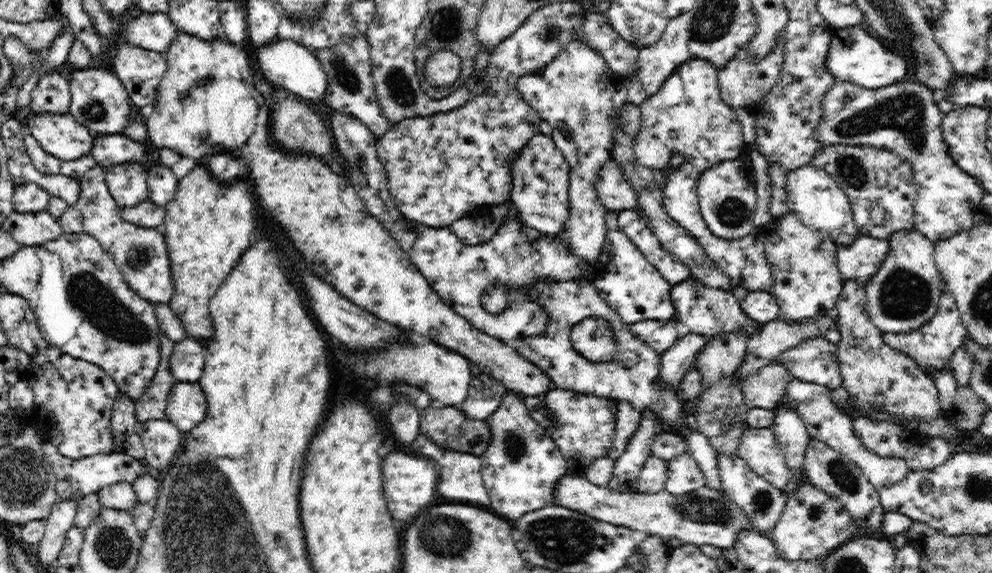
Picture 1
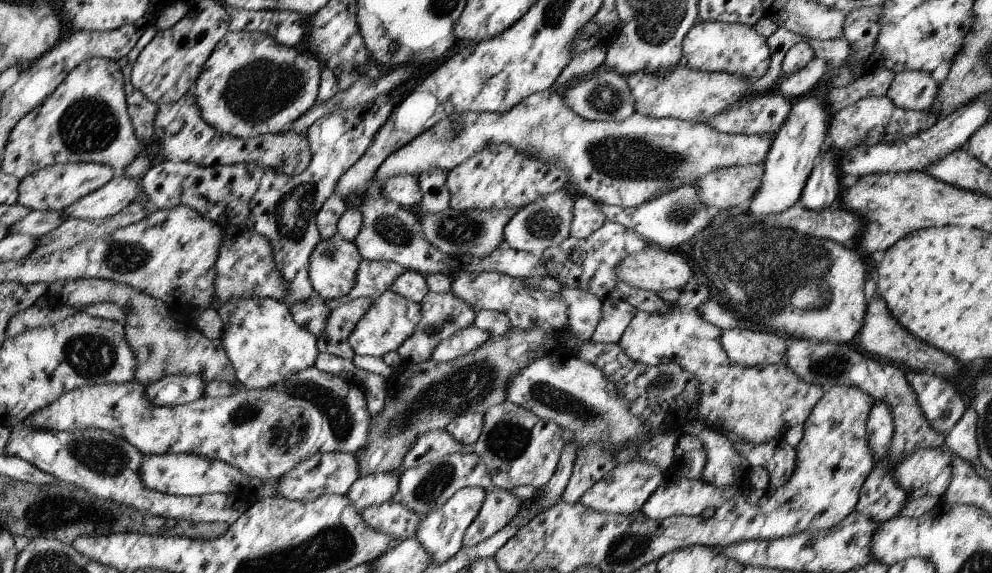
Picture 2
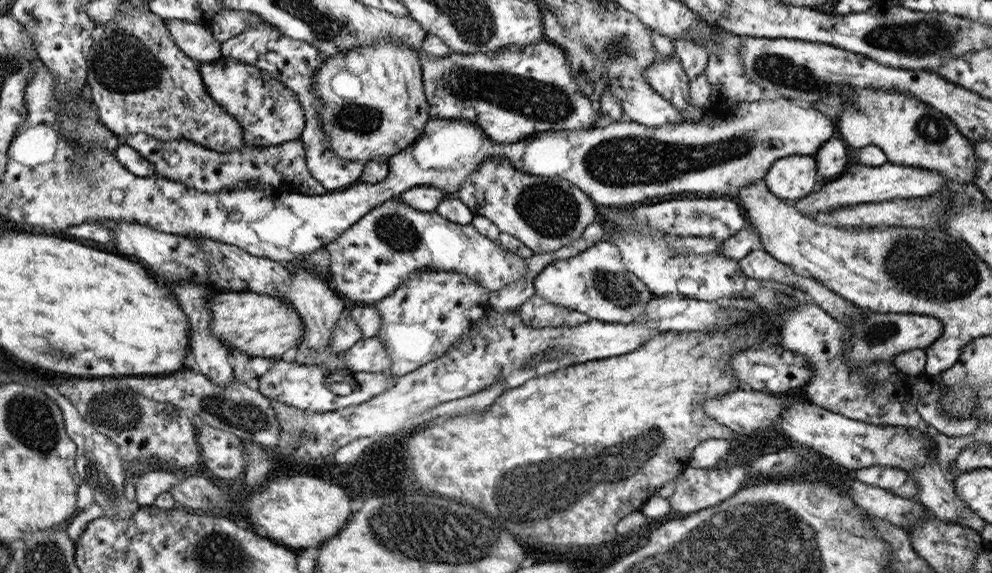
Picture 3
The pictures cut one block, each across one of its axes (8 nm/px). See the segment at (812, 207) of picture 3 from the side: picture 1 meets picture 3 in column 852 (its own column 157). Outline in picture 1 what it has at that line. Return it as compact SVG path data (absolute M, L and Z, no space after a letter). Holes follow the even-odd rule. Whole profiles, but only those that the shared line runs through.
M160 163L146 169L148 199L157 205L168 204L176 194L178 178L170 167Z

